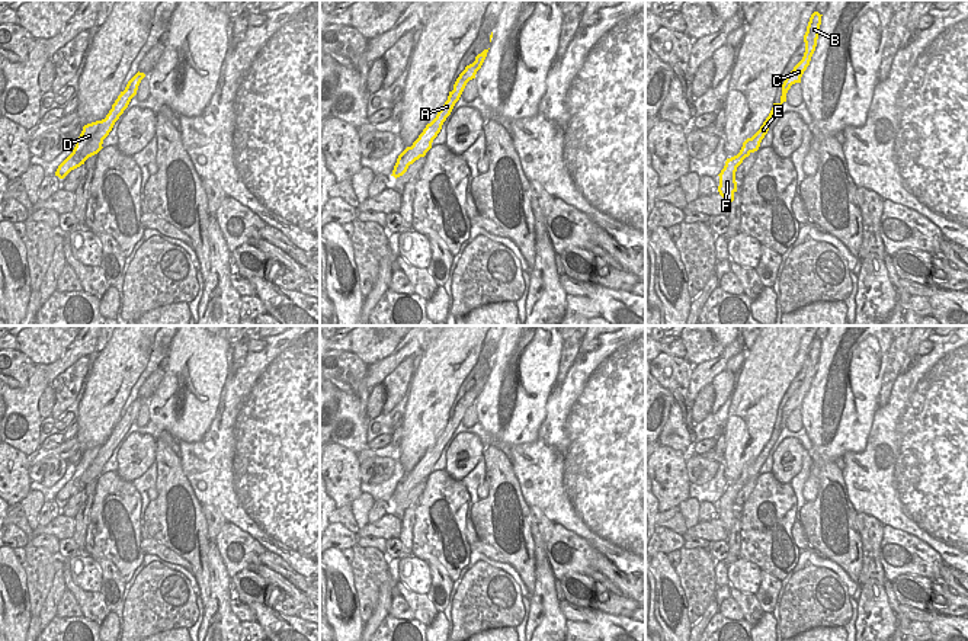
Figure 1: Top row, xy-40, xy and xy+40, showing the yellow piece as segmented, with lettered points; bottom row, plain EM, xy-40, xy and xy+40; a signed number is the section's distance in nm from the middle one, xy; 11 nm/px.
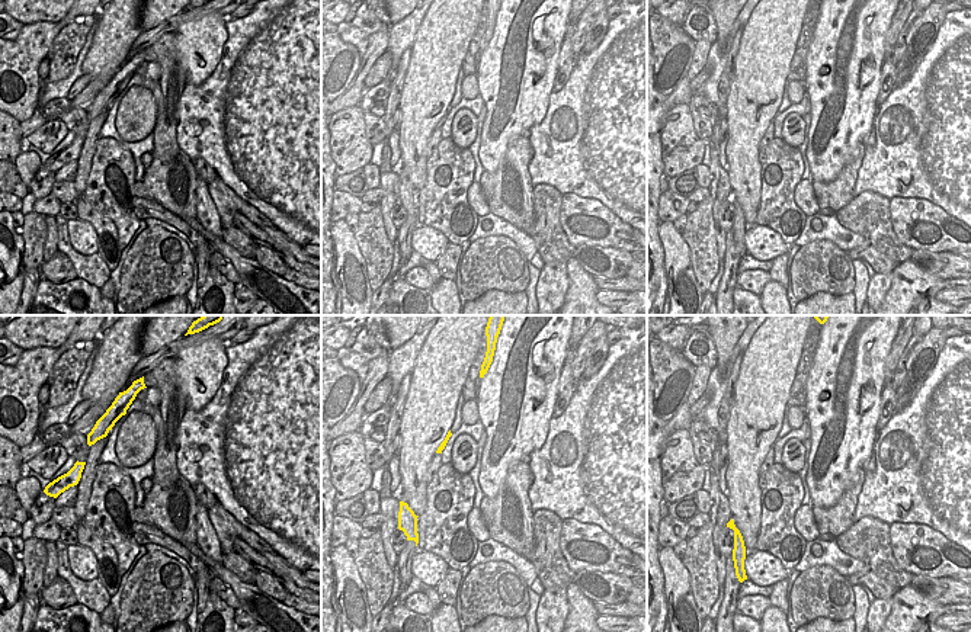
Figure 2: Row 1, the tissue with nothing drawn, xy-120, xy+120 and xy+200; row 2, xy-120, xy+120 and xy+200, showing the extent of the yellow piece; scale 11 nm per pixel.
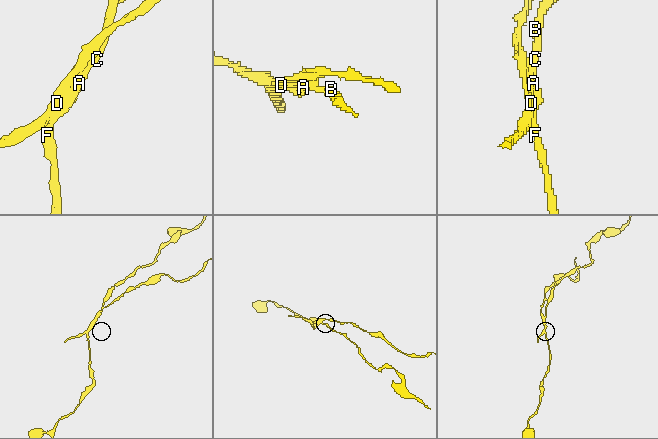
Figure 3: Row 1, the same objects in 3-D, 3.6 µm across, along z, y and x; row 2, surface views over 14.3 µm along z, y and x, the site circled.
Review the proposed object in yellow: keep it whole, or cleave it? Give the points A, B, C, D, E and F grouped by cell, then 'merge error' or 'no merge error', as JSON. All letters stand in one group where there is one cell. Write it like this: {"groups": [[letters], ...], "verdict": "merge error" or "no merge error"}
{"groups": [["A", "D", "E"], ["B", "C", "F"]], "verdict": "merge error"}

